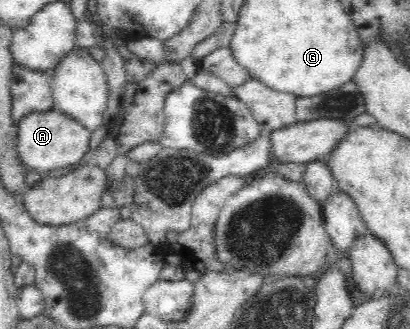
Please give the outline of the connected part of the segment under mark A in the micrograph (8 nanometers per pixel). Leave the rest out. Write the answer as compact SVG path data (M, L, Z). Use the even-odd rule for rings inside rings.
M56 110L26 116L18 128L16 145L19 159L26 168L36 170L38 174L44 175L60 168L76 168L82 162L84 154L90 150L90 138L93 132L74 118Z

